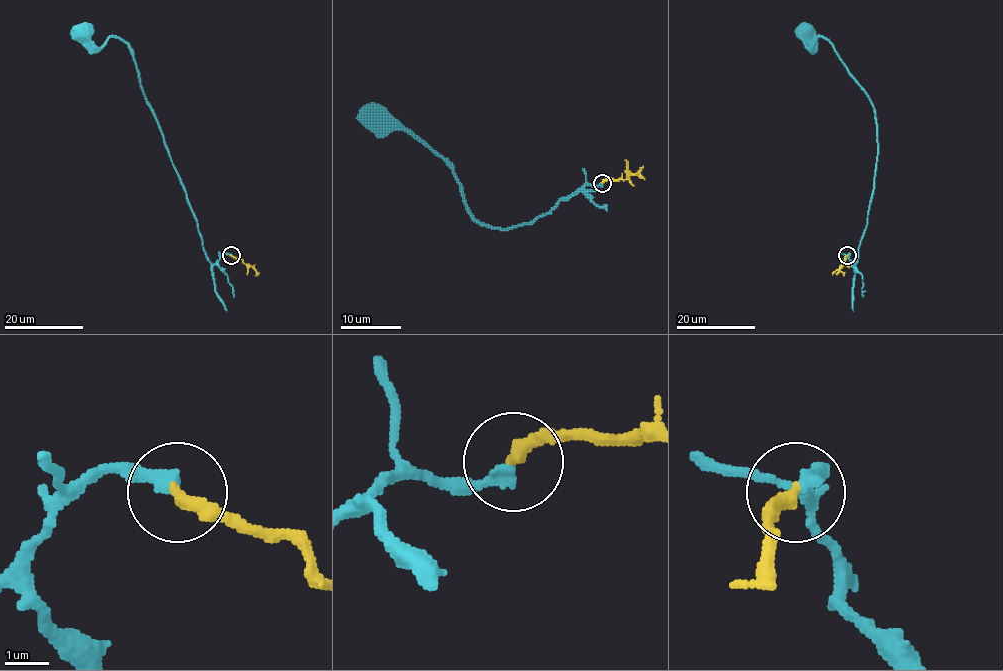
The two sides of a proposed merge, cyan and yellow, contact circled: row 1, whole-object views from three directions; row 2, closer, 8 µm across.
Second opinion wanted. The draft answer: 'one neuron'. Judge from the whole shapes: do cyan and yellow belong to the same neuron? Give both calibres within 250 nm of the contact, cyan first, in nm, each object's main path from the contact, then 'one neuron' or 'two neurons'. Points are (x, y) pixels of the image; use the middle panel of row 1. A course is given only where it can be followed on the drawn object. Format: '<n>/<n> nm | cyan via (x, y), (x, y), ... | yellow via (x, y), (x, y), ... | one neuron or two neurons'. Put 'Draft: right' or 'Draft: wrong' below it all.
320/320 nm | cyan via (602, 184), (584, 185), (532, 223), (511, 229), (484, 226), (469, 212), (454, 170), (401, 125), (377, 119) | yellow via (602, 182), (626, 179), (638, 172), (641, 175), (638, 176) | one neuron
Draft: right

